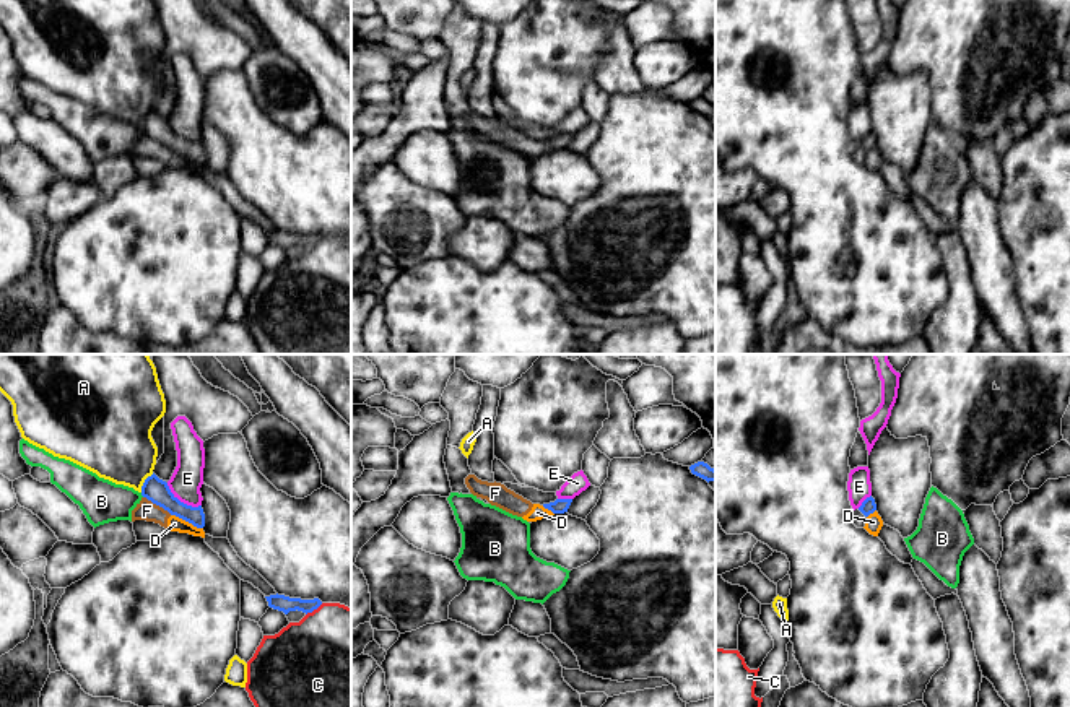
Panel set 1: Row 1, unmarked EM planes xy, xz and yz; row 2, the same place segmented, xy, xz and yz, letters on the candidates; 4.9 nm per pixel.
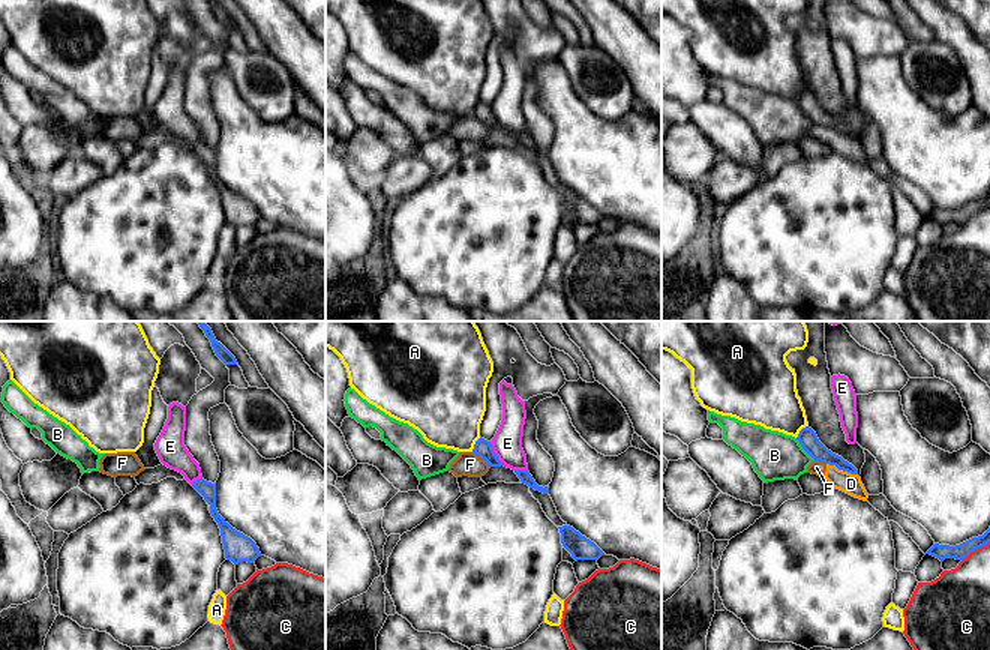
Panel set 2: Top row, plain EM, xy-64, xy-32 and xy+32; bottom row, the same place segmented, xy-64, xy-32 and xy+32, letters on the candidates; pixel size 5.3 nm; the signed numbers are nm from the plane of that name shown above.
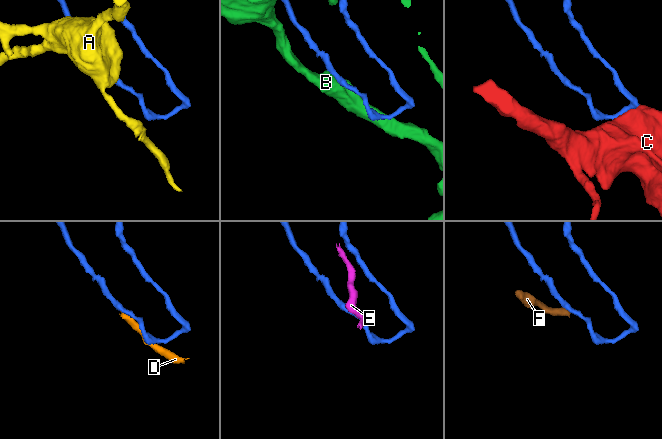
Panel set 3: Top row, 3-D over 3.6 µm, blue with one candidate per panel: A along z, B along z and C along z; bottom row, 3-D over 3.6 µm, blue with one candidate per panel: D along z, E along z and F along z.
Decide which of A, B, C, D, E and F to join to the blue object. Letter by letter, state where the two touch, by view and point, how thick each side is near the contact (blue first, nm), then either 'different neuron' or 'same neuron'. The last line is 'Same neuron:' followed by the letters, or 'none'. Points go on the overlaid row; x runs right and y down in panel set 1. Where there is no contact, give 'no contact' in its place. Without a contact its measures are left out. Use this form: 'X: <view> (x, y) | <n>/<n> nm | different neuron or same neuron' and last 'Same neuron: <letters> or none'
A: xy (145, 481) | 120/360 nm | different neuron
B: xy (142, 494) | 120/220 nm | different neuron
C: xy (314, 608) | 80/480 nm | different neuron
D: xy (187, 520) | 120/80 nm | different neuron
E: xy (182, 503) | 120/160 nm | different neuron
F: xy (158, 504) | 120/100 nm | different neuron
Same neuron: none

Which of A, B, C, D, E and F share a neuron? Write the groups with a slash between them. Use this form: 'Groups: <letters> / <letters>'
Groups: A / B / C / D F / E

